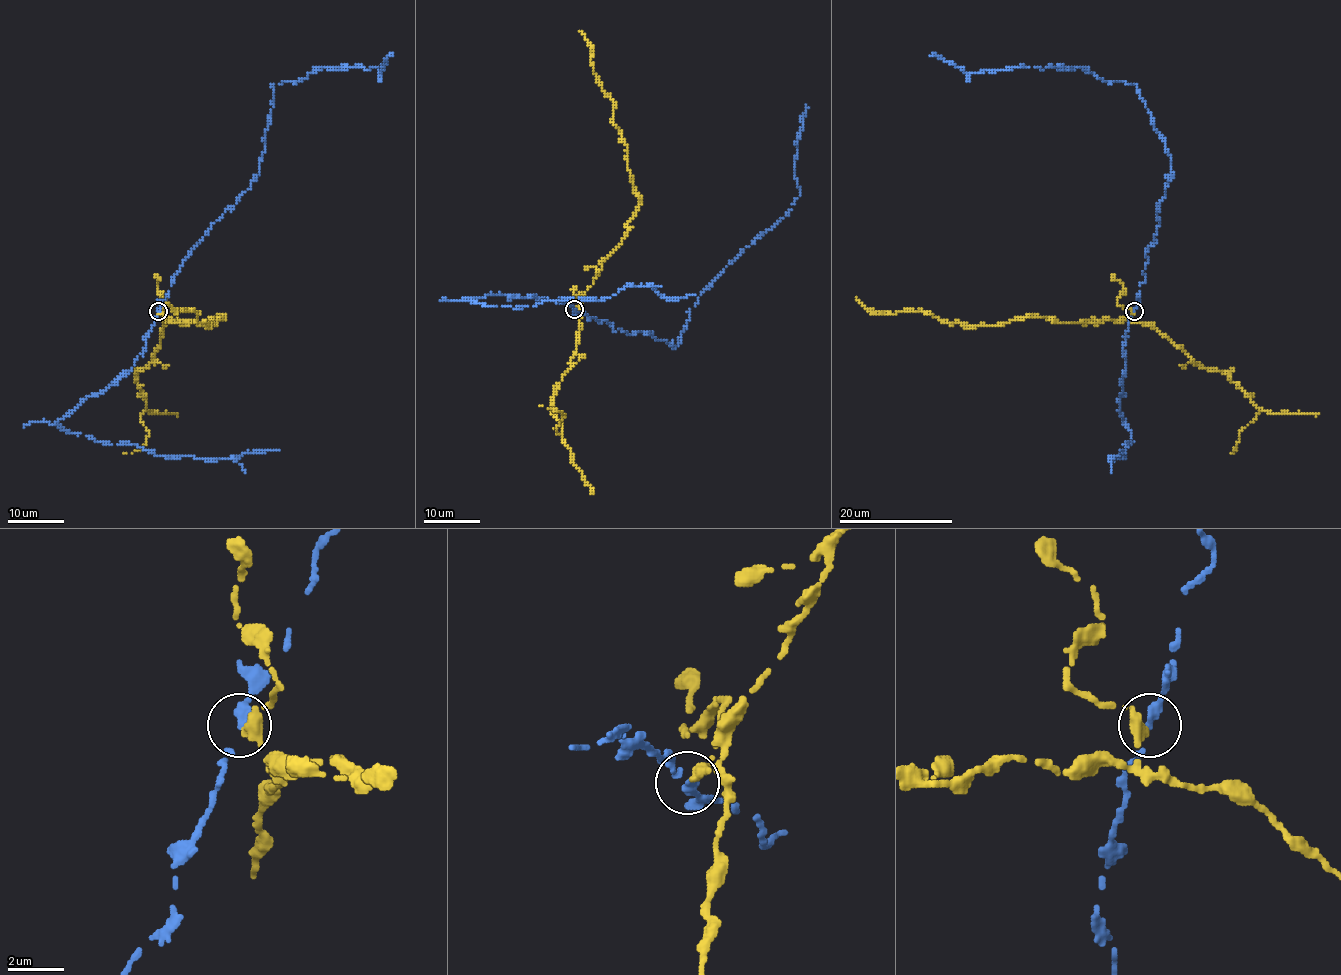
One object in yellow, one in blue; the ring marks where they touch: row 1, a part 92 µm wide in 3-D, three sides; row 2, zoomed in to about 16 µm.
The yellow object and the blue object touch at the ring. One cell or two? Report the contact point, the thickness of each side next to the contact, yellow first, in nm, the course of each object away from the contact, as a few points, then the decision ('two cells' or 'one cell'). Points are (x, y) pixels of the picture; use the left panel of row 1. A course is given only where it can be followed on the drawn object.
at (158, 311); 480 nm thick on the yellow side, 360 nm on the other; yellow runs (158, 312), (164, 319), (185, 323), (223, 316), (210, 327), (198, 322), (195, 310), (176, 313), (162, 296); blue runs (158, 312), (183, 259), (259, 174), (273, 85), (297, 82), (324, 66), (383, 66), (382, 73), (390, 56); two cells

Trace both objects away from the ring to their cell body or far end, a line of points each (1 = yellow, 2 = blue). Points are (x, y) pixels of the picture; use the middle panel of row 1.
1: (574, 308), (639, 203), (626, 144), (614, 124), (614, 100), (578, 30)
2: (574, 308), (677, 347), (700, 294), (799, 196), (794, 168), (806, 105)

